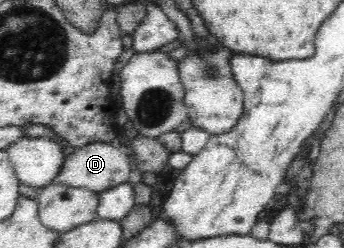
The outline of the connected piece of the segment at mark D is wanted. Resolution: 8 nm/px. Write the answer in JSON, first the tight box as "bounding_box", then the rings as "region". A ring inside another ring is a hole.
{"bounding_box":[53,141,131,193],"region":[[[98,141],[74,149],[74,152],[64,160],[64,166],[57,173],[53,182],[72,187],[84,187],[89,191],[102,193],[119,184],[128,182],[131,171],[128,152],[122,148],[122,145],[120,146],[117,142]]]}

